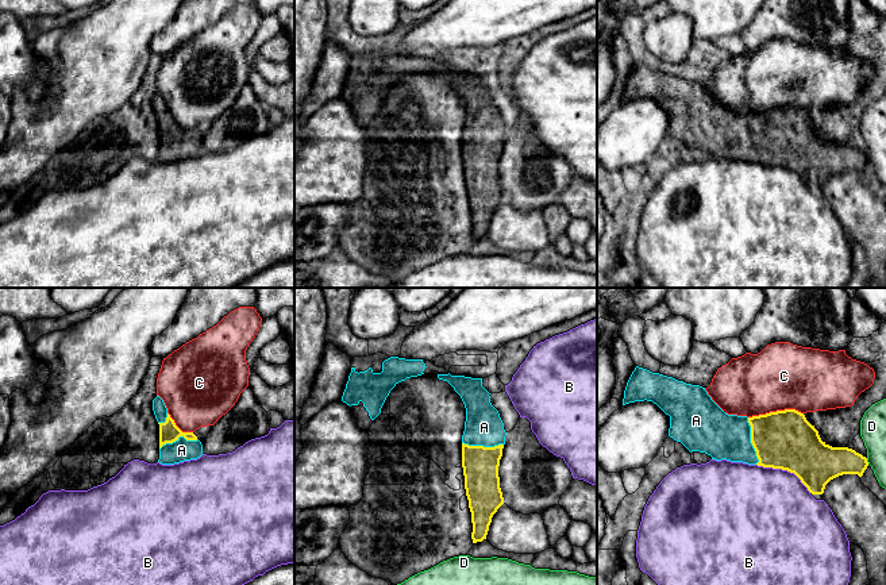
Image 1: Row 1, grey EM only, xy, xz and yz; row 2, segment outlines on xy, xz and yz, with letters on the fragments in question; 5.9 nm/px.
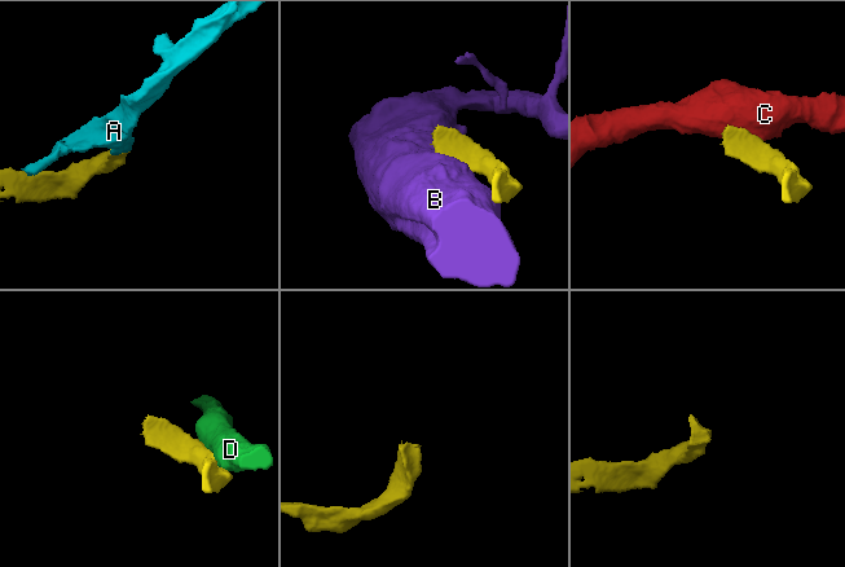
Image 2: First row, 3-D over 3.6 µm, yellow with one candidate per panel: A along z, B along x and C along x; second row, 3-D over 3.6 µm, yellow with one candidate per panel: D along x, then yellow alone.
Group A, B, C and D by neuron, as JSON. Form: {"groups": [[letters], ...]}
{"groups": [["A"], ["B"], ["C"], ["D"]]}

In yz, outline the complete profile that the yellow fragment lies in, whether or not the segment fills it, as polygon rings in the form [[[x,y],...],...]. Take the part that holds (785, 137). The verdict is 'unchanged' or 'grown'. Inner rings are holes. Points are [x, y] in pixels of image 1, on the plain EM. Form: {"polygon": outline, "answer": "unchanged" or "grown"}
{"polygon": [[[636,63],[625,88],[623,103],[652,99],[670,113],[669,134],[681,139],[690,150],[700,149],[712,157],[727,157],[794,170],[812,192],[823,192],[825,182],[843,172],[863,173],[867,155],[848,145],[832,145],[821,138],[818,128],[804,111],[796,107],[770,109],[759,113],[725,111],[700,82]]], "answer": "grown"}

